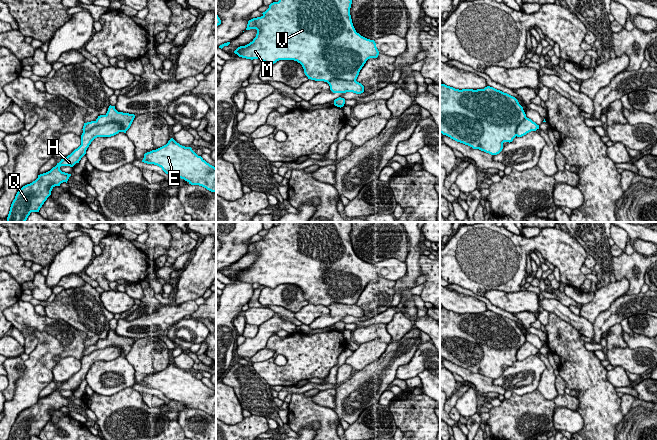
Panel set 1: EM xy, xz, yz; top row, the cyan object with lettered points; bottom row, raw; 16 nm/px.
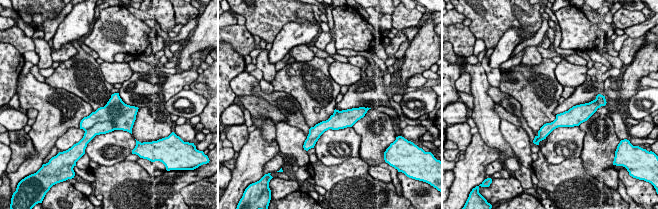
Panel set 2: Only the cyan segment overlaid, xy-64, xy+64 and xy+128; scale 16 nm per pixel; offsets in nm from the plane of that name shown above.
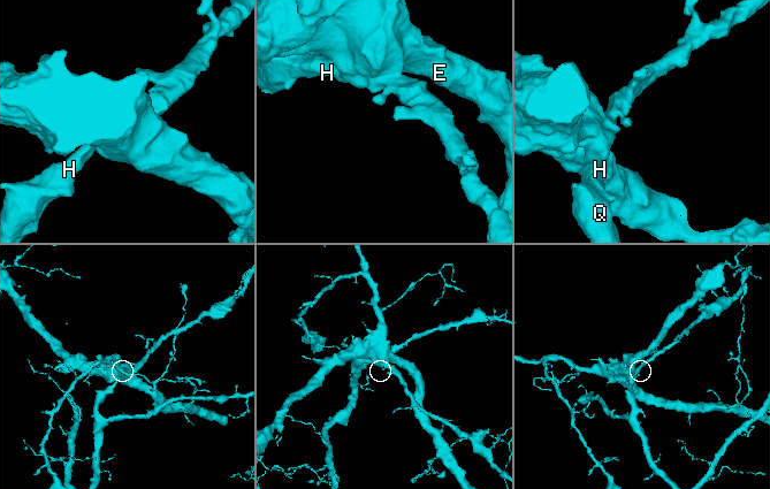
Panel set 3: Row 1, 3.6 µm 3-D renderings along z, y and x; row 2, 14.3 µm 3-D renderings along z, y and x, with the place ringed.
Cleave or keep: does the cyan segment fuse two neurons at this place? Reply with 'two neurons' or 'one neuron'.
two neurons

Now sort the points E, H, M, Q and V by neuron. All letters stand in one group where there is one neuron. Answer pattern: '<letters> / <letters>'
E M V / H Q

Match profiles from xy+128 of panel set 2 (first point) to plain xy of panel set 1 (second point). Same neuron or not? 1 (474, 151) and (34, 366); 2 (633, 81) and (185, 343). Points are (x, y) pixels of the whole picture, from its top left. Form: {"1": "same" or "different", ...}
{"1": "same", "2": "different"}

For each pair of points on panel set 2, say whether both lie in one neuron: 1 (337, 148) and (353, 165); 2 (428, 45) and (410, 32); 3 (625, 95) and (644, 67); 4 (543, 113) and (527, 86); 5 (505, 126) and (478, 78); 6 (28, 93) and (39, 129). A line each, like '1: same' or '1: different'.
1: different
2: different
3: same
4: same
5: different
6: same

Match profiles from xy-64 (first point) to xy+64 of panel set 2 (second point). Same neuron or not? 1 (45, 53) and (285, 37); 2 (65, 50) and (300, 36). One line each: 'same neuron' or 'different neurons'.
1: different neurons
2: different neurons

